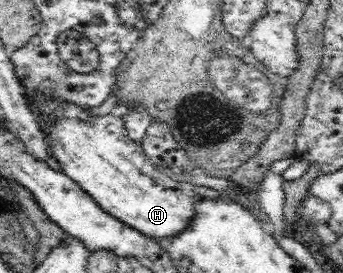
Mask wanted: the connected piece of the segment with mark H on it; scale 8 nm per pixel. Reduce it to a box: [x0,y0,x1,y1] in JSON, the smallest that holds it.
[32,93,258,239]

